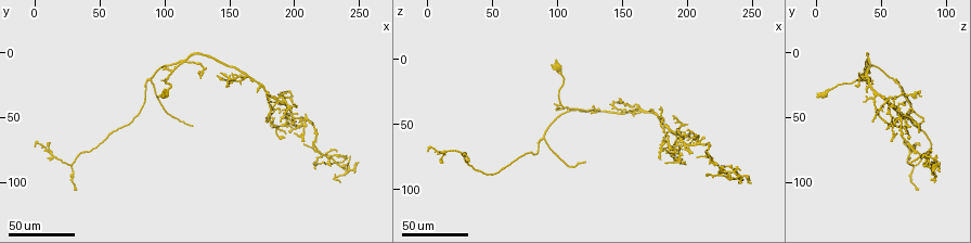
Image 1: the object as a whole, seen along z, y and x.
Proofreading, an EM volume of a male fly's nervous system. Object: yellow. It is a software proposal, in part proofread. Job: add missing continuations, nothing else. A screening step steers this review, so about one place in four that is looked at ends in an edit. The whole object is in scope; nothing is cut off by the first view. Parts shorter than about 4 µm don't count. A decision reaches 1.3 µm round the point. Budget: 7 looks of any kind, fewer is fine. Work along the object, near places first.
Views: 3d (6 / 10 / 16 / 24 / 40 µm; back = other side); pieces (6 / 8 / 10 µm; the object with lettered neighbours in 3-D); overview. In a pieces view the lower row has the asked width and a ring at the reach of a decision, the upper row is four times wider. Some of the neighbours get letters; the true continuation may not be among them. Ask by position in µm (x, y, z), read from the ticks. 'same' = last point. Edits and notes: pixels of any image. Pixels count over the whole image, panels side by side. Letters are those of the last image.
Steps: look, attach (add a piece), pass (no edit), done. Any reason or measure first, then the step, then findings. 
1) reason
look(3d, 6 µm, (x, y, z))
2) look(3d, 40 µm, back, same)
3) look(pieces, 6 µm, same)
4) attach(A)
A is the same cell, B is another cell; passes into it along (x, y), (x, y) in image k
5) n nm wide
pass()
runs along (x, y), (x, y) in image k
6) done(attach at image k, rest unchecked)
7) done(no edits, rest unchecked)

an open end
look(3d, 24 µm, (120, 56, 78))

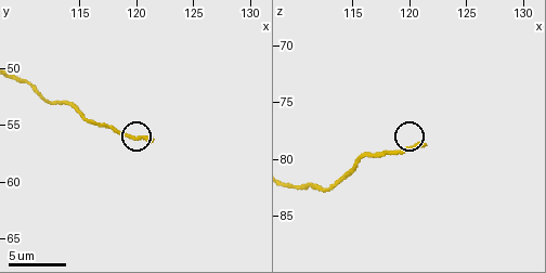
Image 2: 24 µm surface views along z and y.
look(pieces, 6 µm, (121.4, 56.2, 78.6))

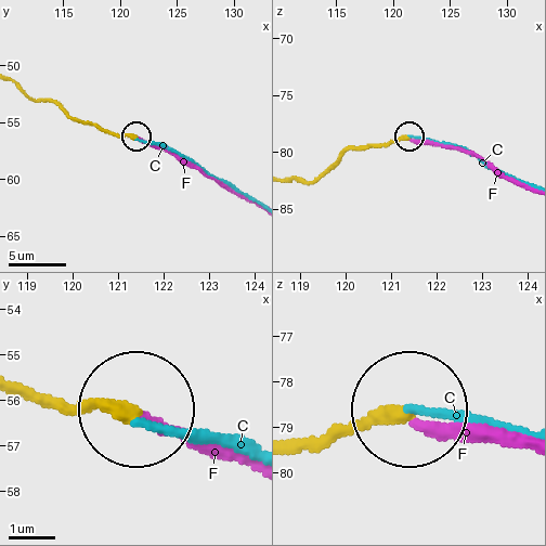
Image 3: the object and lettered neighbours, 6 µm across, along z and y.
attach(C)
C is the same cell, F is another cell; it goes on there

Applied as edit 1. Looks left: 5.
look(overview)

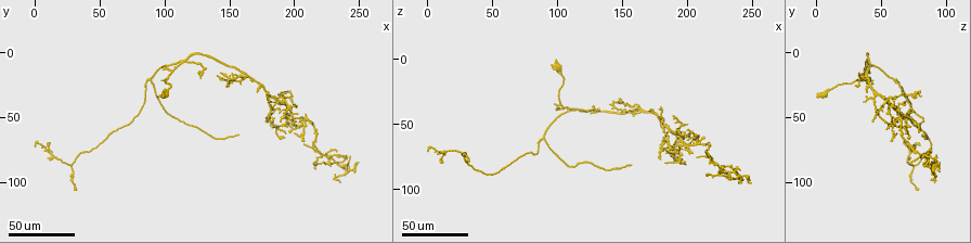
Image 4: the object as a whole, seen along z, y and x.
an open end
look(3d, 24 µm, (190, 66, 70))

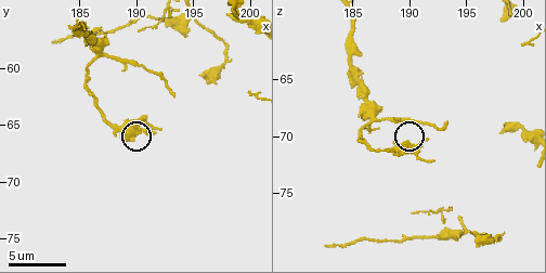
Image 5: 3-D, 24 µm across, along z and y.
look(pieces, 10 µm, (191.4, 65.6, 70.4))

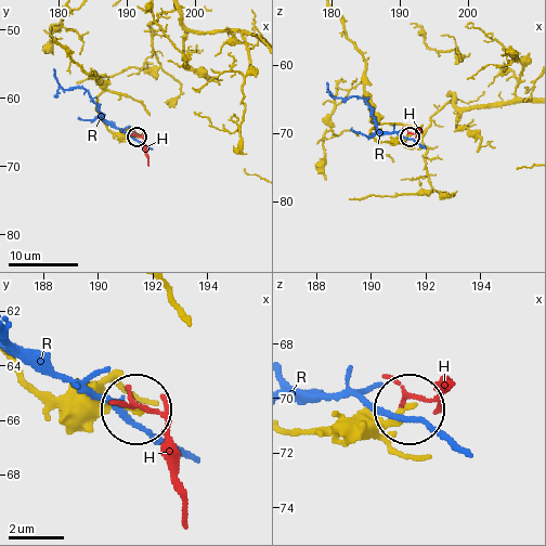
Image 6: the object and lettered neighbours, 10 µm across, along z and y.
pass()
H and R are other cells; runs along (296, 433), (387, 419), (405, 407) in image 6; none of them fits

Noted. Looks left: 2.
look(3d, 24 µm, (224, 84, 82))

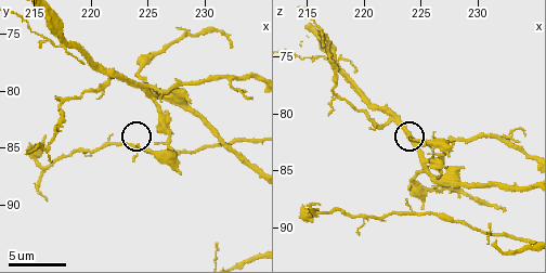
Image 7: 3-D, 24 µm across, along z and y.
look(pieces, 8 µm, (224.4, 84.8, 82.2))

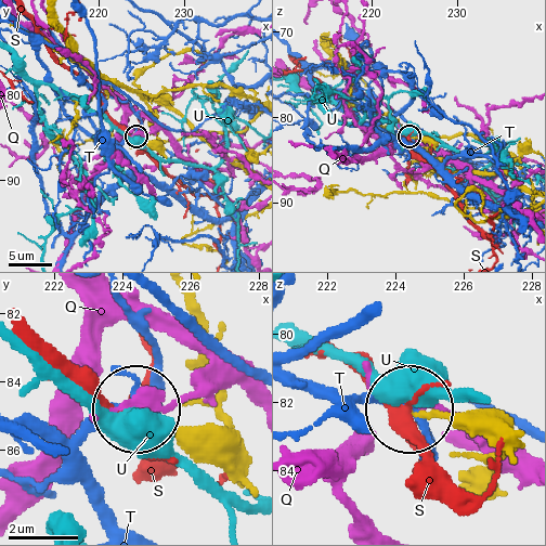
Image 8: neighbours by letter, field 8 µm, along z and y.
pass()
Q, S, T and U are other cells; none of them fits

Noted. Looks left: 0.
done(attach at image 3, rest unchecked)

